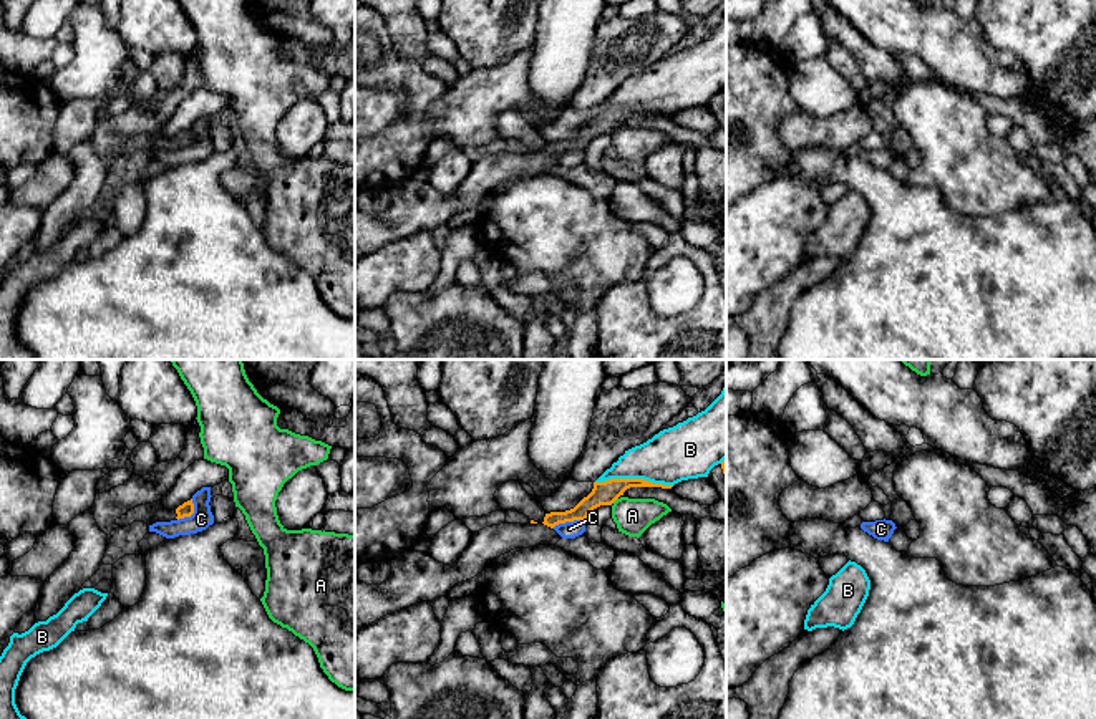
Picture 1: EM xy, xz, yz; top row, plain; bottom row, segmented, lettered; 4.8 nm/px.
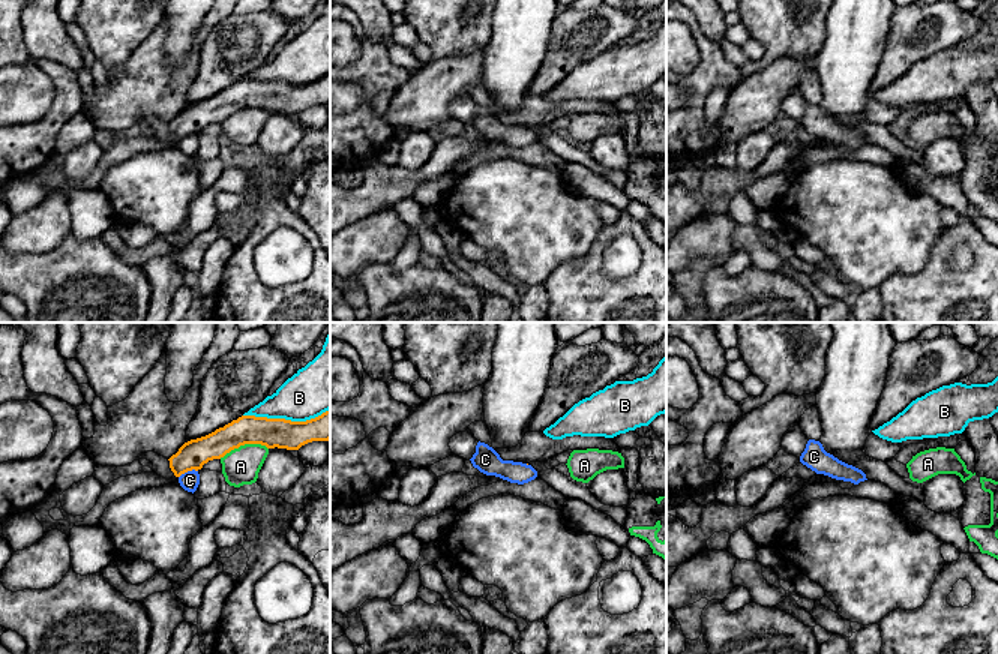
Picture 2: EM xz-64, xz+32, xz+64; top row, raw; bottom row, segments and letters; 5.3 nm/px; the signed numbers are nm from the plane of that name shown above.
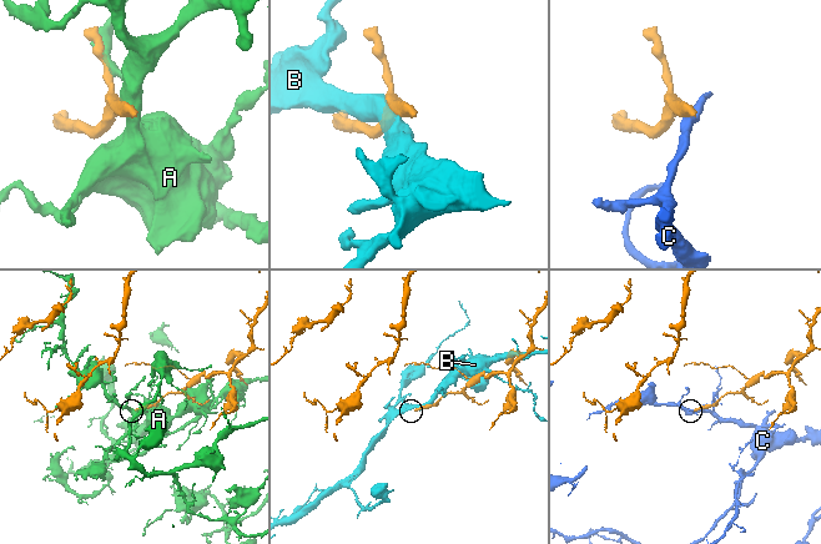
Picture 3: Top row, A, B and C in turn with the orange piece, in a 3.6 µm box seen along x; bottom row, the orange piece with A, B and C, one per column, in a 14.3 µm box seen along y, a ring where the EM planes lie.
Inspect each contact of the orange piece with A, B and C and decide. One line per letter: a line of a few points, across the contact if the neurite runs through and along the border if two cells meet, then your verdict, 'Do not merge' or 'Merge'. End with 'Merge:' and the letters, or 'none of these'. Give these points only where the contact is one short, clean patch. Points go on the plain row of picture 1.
A: Do not merge
B: Do not merge
C: Line: xz (584, 149), (566, 149), (552, 156). Do not merge
Merge: none of these

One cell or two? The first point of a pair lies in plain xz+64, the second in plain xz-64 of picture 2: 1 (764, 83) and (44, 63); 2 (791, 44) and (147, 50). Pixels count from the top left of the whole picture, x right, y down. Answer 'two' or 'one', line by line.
1: two
2: two

